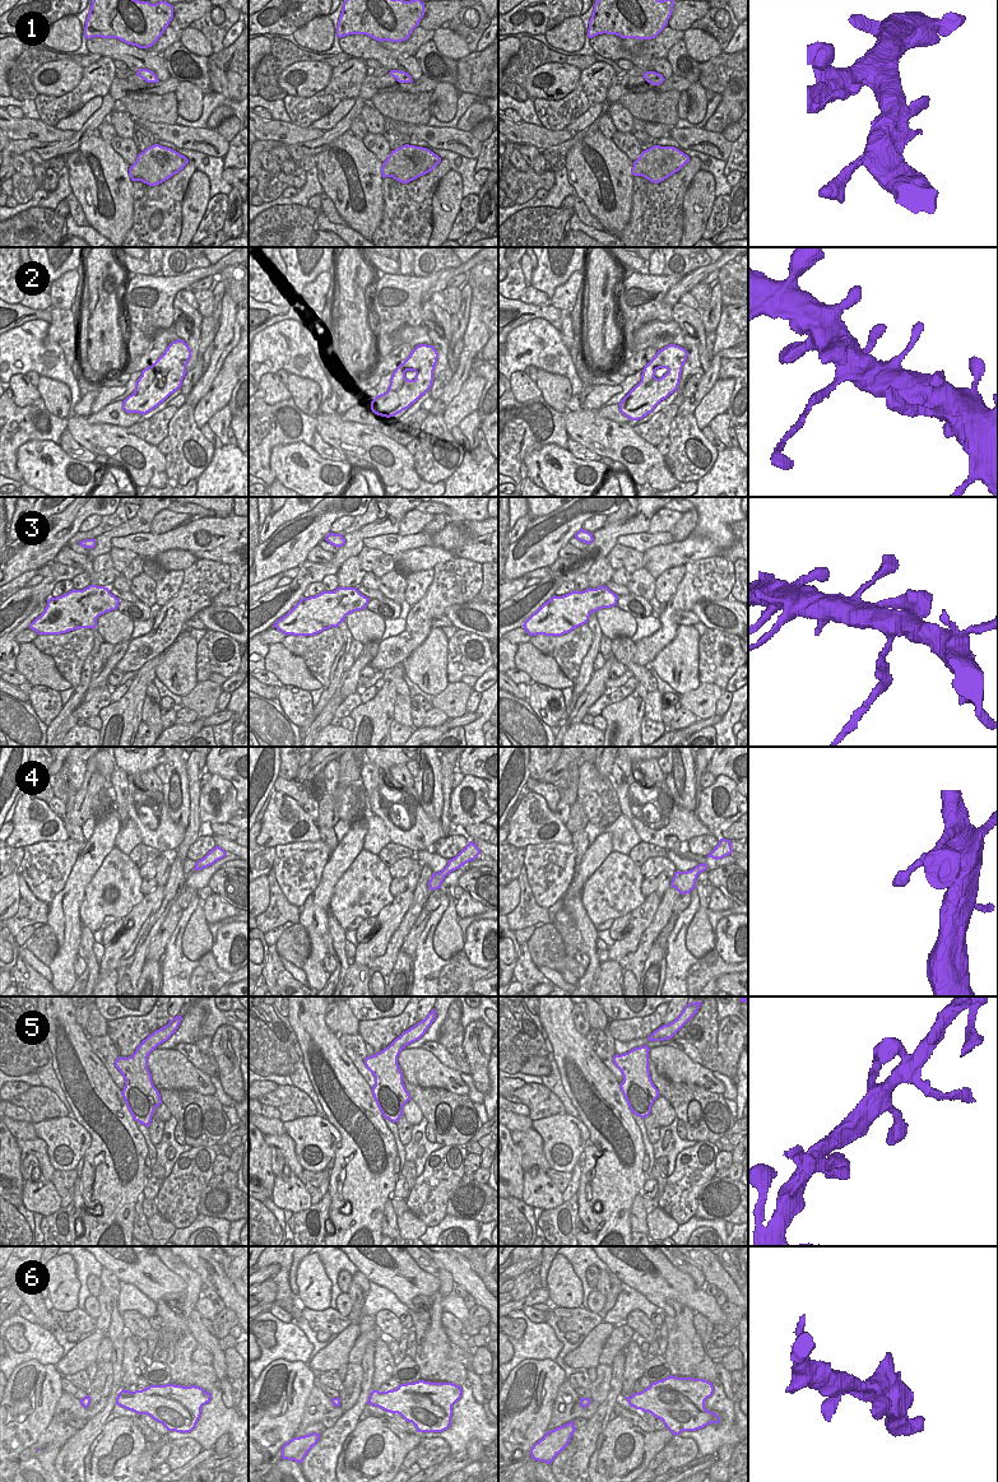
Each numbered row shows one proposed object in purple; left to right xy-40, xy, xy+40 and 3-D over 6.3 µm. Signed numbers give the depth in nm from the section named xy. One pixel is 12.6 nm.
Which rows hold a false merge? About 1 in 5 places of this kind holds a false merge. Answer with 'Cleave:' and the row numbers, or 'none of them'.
Cleave: none of them.

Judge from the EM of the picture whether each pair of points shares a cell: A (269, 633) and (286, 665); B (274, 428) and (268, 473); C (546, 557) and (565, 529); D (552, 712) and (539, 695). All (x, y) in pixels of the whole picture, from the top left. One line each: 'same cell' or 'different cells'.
A: different cells
B: same cell
C: same cell
D: same cell

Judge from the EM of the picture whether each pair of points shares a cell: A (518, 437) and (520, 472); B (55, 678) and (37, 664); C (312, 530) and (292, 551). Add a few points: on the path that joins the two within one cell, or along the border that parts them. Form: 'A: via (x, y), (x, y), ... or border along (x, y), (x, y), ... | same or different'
A: via (518, 446), (518, 463) | same
B: via (51, 678), (41, 668) | same
C: via (307, 534), (296, 546) | same

